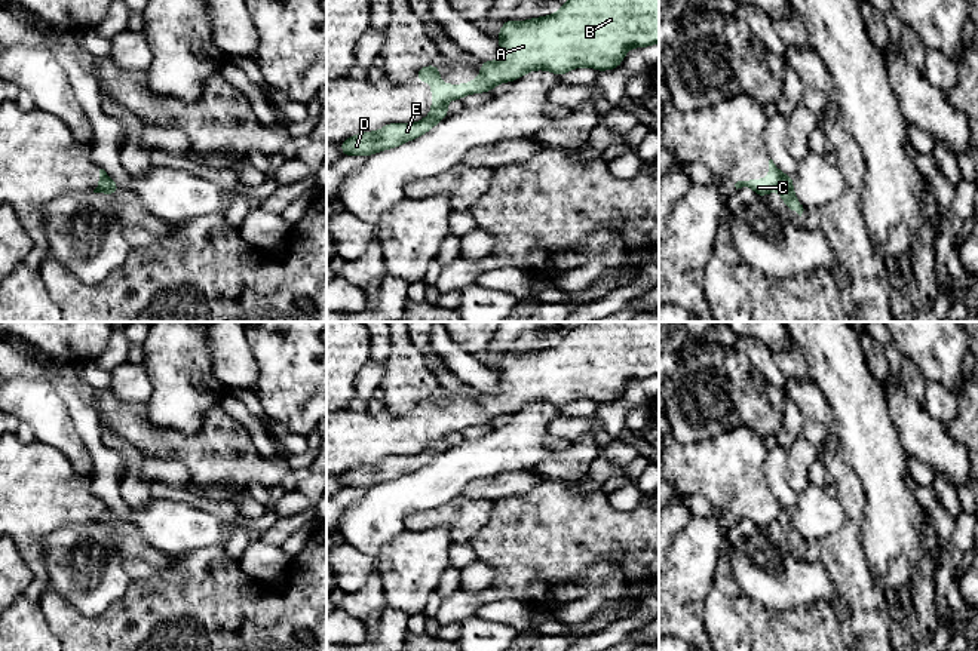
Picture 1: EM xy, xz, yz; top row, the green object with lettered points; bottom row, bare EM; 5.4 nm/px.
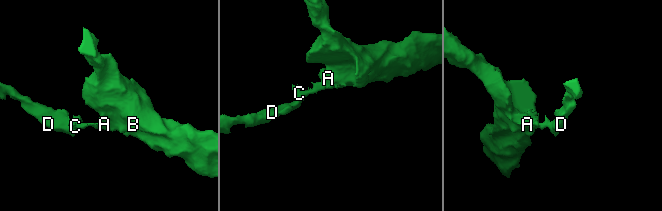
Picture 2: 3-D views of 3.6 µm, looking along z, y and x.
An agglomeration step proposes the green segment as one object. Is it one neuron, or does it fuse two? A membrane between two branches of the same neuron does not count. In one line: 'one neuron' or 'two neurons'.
two neurons

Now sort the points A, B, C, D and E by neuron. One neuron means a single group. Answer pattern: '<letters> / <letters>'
A B C / D E

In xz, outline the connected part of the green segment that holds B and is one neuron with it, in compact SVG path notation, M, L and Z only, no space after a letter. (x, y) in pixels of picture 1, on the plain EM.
M582 322L551 348L524 354L508 351L499 365L503 381L499 393L482 393L481 408L466 417L442 417L436 397L421 399L419 414L432 415L432 442L445 440L450 432L491 424L496 417L513 414L531 402L549 402L558 409L577 399L598 403L619 399L631 380L659 375L659 322Z

